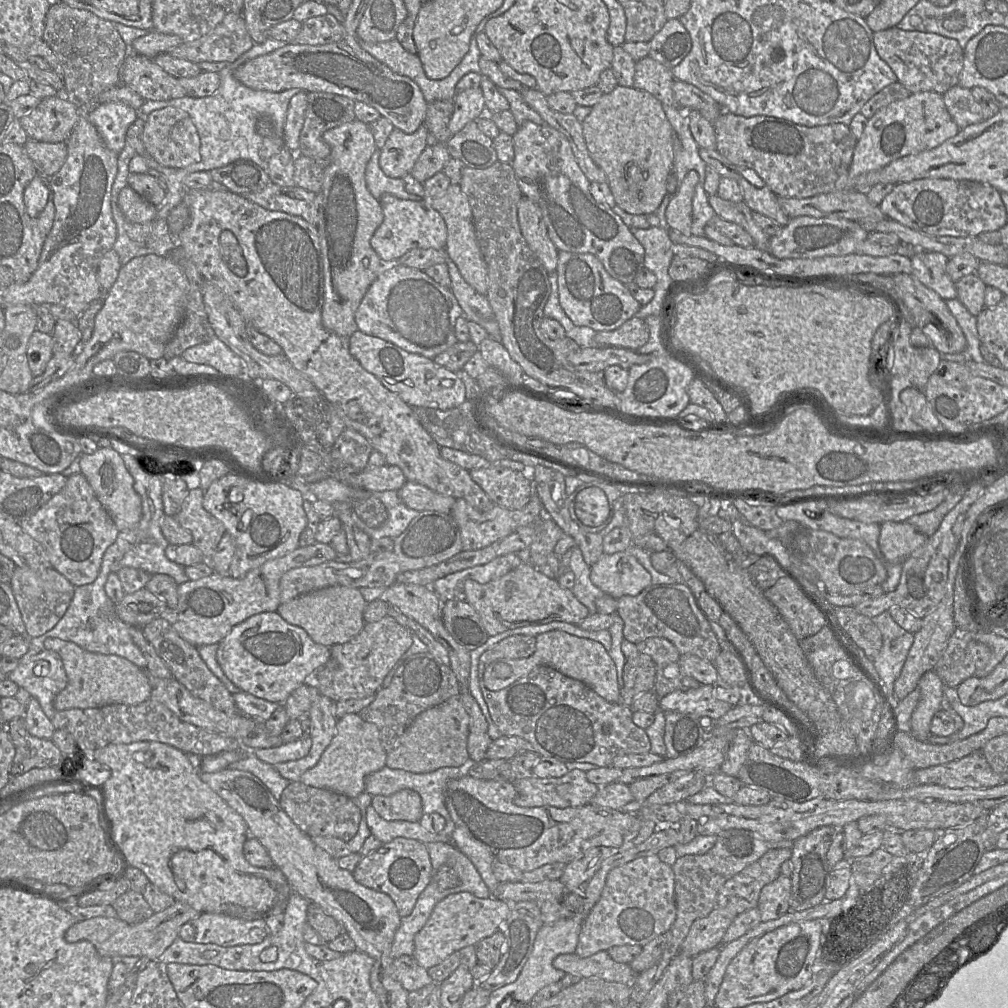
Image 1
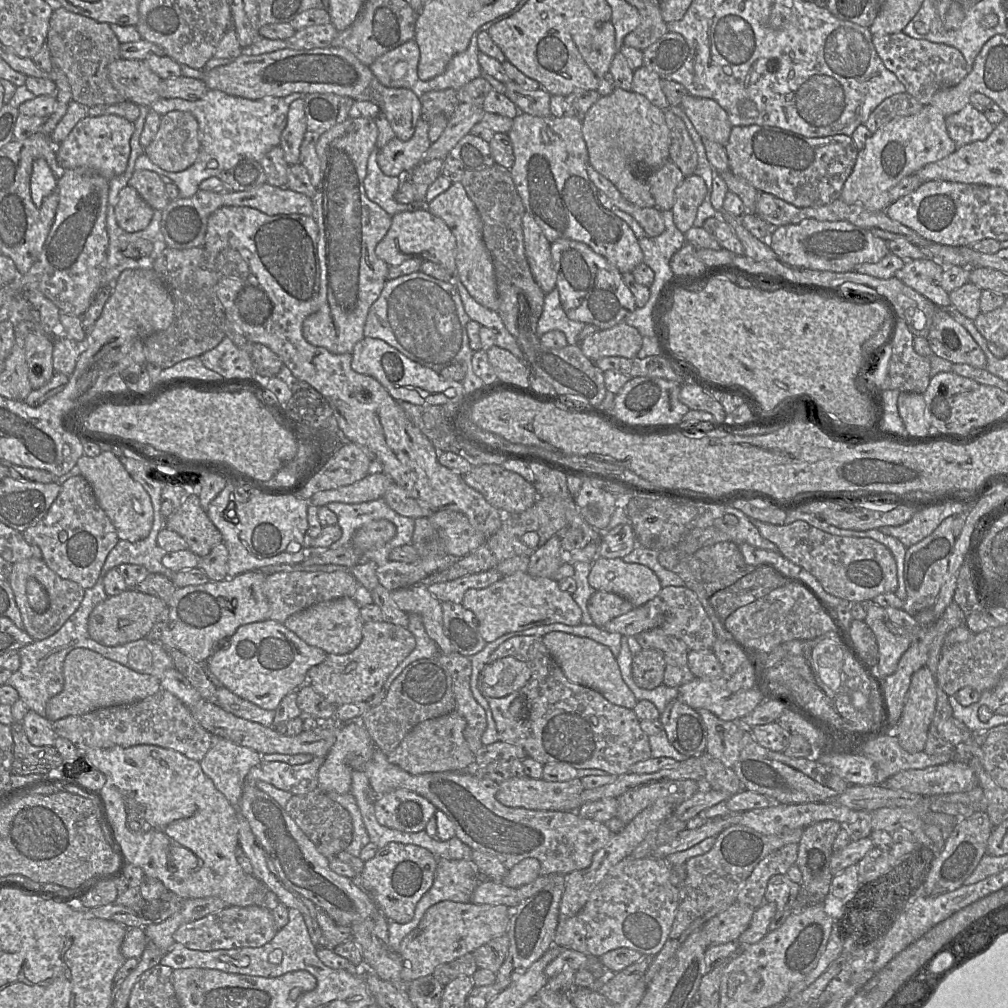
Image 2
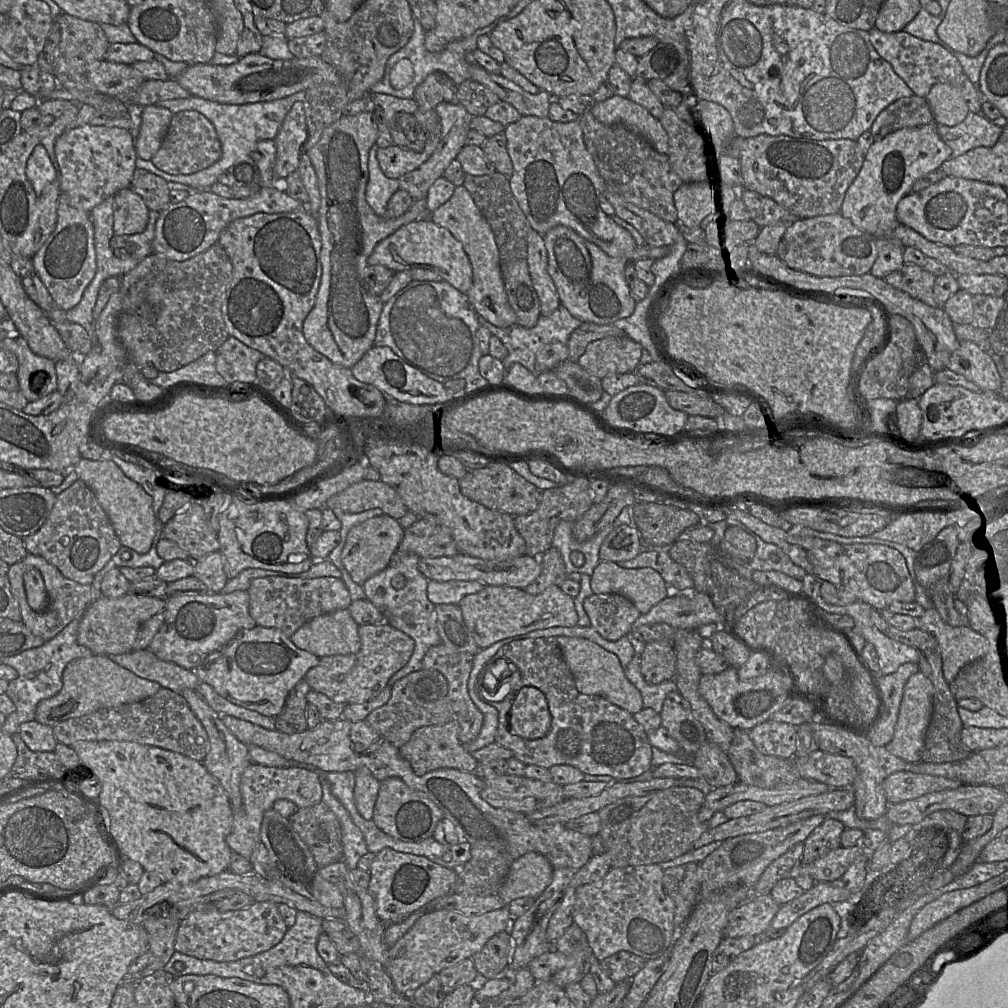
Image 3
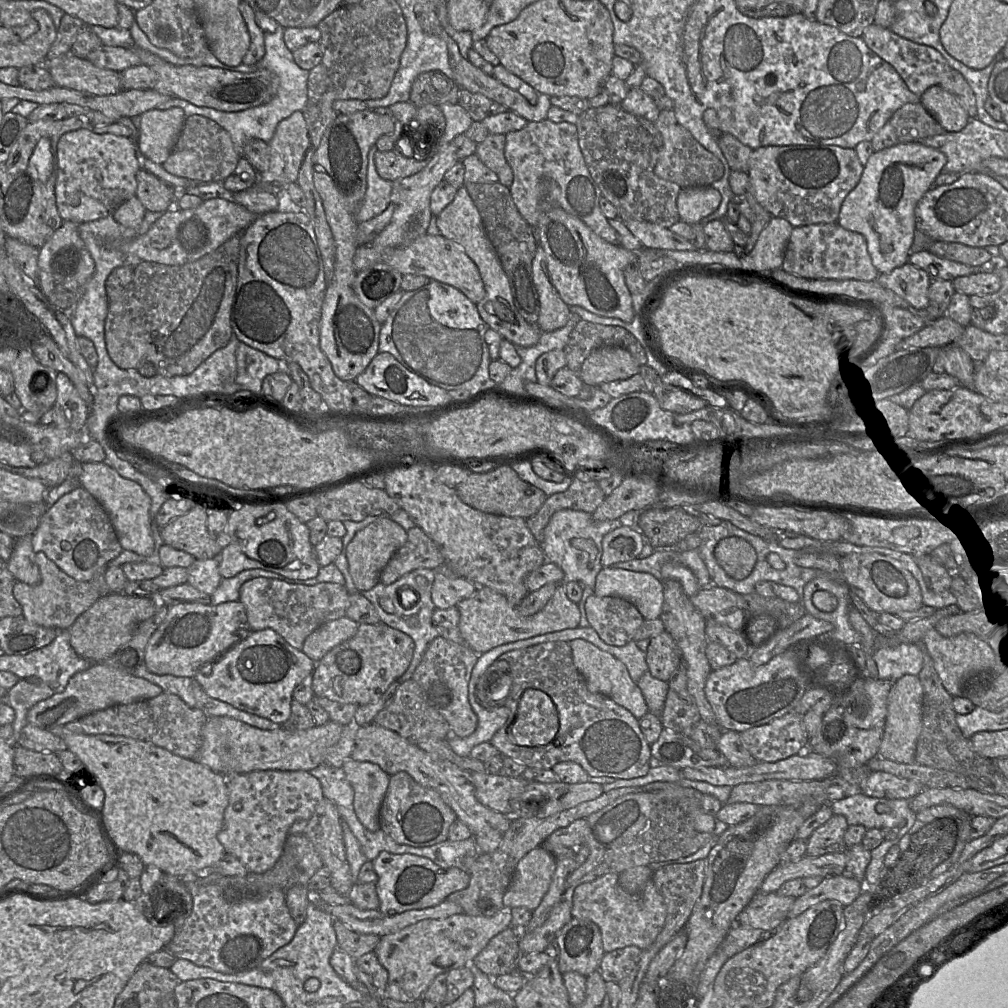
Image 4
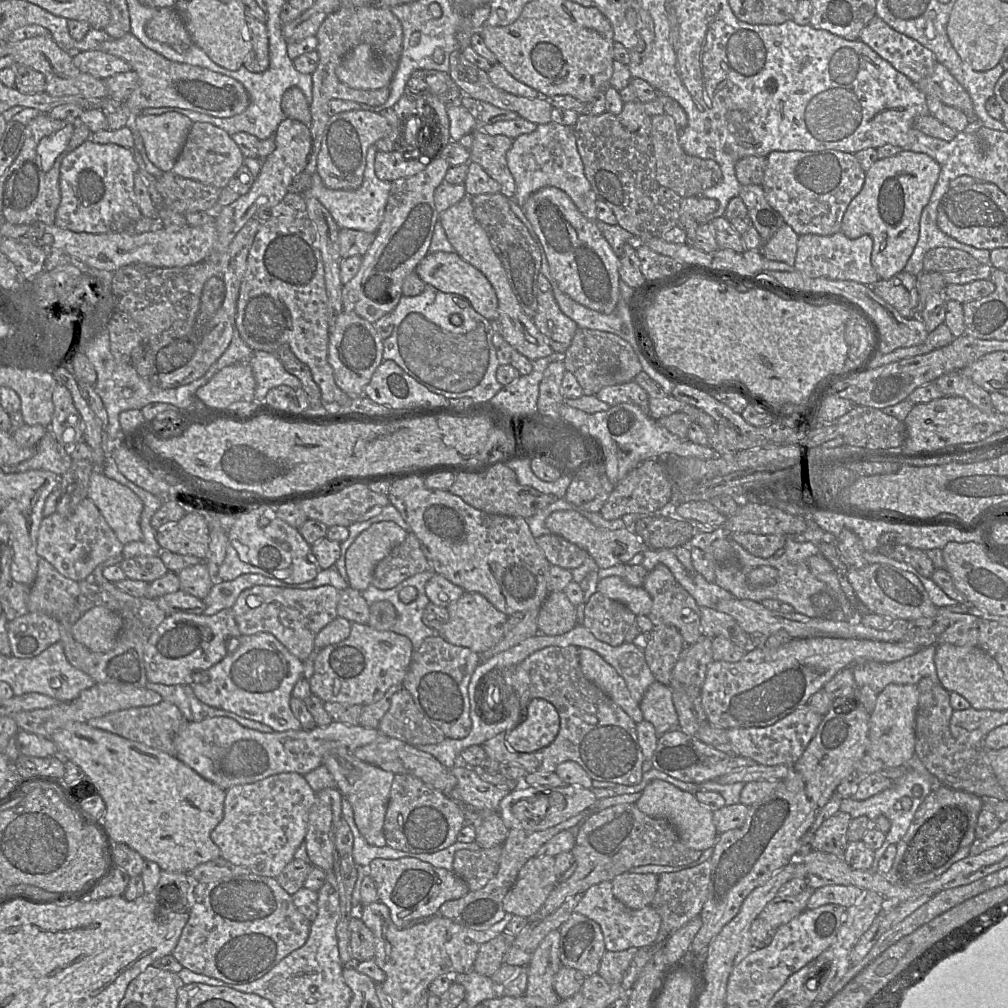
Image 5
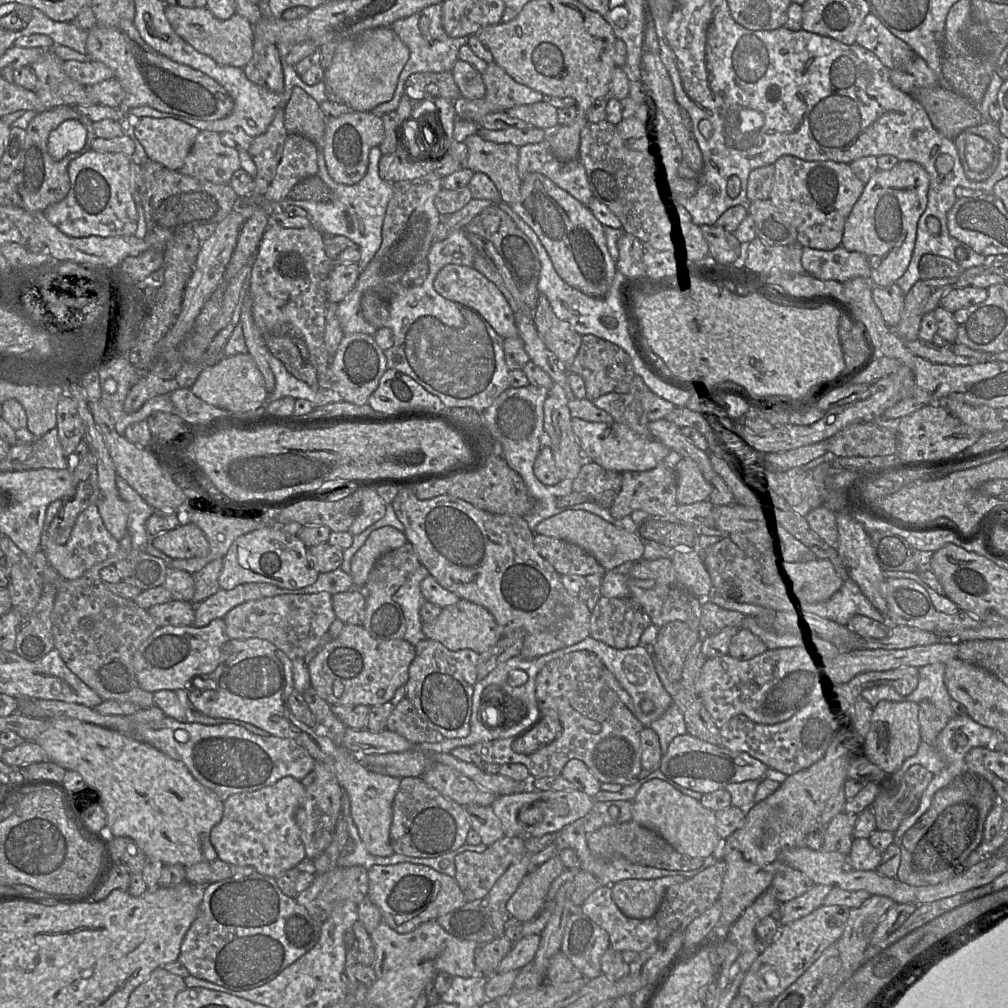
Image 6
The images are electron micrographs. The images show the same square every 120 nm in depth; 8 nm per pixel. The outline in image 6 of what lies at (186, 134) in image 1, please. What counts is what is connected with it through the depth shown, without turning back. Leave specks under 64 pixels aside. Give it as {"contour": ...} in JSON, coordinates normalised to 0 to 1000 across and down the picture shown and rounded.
{"contour":[[[198,129],[178,170],[213,183],[227,183],[231,172],[238,167],[233,147],[222,144],[217,132]]]}

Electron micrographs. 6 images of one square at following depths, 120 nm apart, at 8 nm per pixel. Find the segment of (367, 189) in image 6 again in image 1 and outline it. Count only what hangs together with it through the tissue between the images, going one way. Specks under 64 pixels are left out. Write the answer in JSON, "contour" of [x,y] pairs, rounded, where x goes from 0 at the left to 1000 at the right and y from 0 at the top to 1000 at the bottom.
{"contour":[[[374,147],[364,162],[362,180],[366,190],[376,198],[380,192],[388,192],[396,197],[416,198],[418,195],[402,188],[399,177],[383,175],[376,165],[377,149]]]}

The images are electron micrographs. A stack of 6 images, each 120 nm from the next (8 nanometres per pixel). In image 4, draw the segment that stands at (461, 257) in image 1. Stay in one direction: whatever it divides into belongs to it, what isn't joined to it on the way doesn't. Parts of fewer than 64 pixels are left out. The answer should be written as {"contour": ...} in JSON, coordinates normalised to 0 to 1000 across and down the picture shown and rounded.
{"contour":[[[461,185],[454,187],[449,199],[433,214],[433,221],[437,232],[457,244],[476,270],[481,284],[481,295],[472,305],[479,318],[511,343],[523,345],[532,342],[537,328],[532,322],[524,320],[511,305],[504,275]]]}

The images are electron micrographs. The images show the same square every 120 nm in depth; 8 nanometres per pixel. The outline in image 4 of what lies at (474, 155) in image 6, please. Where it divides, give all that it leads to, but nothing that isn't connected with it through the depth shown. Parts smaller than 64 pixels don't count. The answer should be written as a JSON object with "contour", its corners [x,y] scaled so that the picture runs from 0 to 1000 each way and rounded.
{"contour":[[[485,133],[473,144],[471,153],[479,163],[493,173],[498,184],[506,187],[509,181],[509,170],[500,154],[501,143],[500,133]]]}

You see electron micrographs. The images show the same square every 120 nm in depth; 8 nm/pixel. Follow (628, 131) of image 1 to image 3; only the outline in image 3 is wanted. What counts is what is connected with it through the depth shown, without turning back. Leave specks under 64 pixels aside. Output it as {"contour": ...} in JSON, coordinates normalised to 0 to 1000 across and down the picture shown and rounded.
{"contour":[[[608,94],[602,99],[592,101],[586,112],[598,123],[623,126],[640,137],[652,151],[662,153],[663,133],[655,120],[623,95]]]}

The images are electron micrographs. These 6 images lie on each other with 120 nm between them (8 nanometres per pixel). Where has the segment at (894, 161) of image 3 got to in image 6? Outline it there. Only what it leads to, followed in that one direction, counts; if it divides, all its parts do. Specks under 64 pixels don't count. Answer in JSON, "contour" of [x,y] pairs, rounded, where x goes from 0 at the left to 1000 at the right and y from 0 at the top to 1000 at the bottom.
{"contour":[[[891,160],[883,169],[870,169],[839,217],[834,243],[860,254],[866,284],[888,281],[900,268],[908,244],[910,221],[920,205],[923,177],[906,160]]]}

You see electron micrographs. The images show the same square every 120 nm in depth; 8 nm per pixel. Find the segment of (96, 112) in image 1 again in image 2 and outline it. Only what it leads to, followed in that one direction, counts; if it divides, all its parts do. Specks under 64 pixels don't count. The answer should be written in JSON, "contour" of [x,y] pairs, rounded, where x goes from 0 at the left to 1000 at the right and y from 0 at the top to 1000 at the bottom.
{"contour":[[[113,114],[85,115],[71,128],[67,136],[56,146],[57,160],[63,169],[88,167],[106,179],[124,171],[129,155],[129,138],[133,122]]]}

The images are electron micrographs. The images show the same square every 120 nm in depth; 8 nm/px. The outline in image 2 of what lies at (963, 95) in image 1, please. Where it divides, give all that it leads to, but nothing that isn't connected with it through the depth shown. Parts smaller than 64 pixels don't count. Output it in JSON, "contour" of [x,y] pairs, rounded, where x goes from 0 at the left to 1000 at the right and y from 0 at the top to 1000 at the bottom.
{"contour":[[[963,102],[953,110],[938,116],[938,121],[940,133],[949,147],[979,138],[987,126]]]}

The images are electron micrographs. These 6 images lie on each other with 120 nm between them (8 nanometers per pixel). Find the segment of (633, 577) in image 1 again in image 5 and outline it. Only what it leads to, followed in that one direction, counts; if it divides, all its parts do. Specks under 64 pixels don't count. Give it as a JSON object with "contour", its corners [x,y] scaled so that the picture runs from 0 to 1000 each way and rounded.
{"contour":[[[604,571],[594,575],[592,587],[623,602],[630,610],[643,610],[647,593],[638,582],[622,579],[614,571]]]}

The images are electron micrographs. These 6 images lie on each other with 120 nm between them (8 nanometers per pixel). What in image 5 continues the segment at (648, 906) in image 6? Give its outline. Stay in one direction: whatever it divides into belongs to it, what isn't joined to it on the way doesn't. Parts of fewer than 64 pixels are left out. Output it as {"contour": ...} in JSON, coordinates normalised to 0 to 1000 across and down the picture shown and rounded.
{"contour":[[[623,864],[612,868],[606,876],[610,891],[621,900],[633,903],[647,897],[652,883],[653,868]]]}

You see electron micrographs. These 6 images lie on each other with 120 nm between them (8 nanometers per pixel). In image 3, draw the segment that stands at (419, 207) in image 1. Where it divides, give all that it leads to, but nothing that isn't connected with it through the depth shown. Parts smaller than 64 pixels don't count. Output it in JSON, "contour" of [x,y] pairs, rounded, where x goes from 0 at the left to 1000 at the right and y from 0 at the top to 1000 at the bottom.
{"contour":[[[427,216],[398,224],[372,244],[364,260],[365,263],[379,263],[390,270],[413,266],[426,267],[460,292],[463,292],[469,283],[468,263],[457,240]]]}

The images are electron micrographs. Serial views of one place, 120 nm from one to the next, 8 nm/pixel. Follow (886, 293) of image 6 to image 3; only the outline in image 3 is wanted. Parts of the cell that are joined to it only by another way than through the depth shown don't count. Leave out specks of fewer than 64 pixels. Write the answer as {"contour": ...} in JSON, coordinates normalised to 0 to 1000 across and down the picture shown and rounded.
{"contour":[[[905,261],[897,263],[882,272],[877,277],[886,285],[895,288],[906,296],[916,299],[922,304],[932,305],[927,293],[927,281],[930,274]]]}

